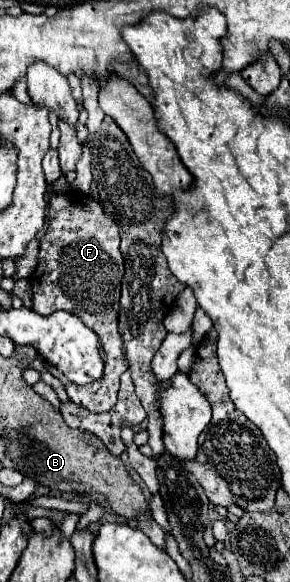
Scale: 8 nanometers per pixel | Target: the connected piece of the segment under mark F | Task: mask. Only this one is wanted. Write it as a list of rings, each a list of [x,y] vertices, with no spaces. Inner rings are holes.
[[[75,190],[67,194],[49,194],[49,228],[39,246],[37,268],[29,278],[33,290],[33,310],[41,316],[49,316],[57,310],[81,316],[83,324],[93,328],[101,338],[105,350],[105,374],[87,386],[77,386],[69,382],[55,366],[45,364],[45,368],[63,382],[71,402],[97,414],[115,406],[119,376],[127,370],[127,356],[123,356],[123,340],[117,328],[123,278],[123,256],[119,242],[119,226],[103,212],[93,196]]]

